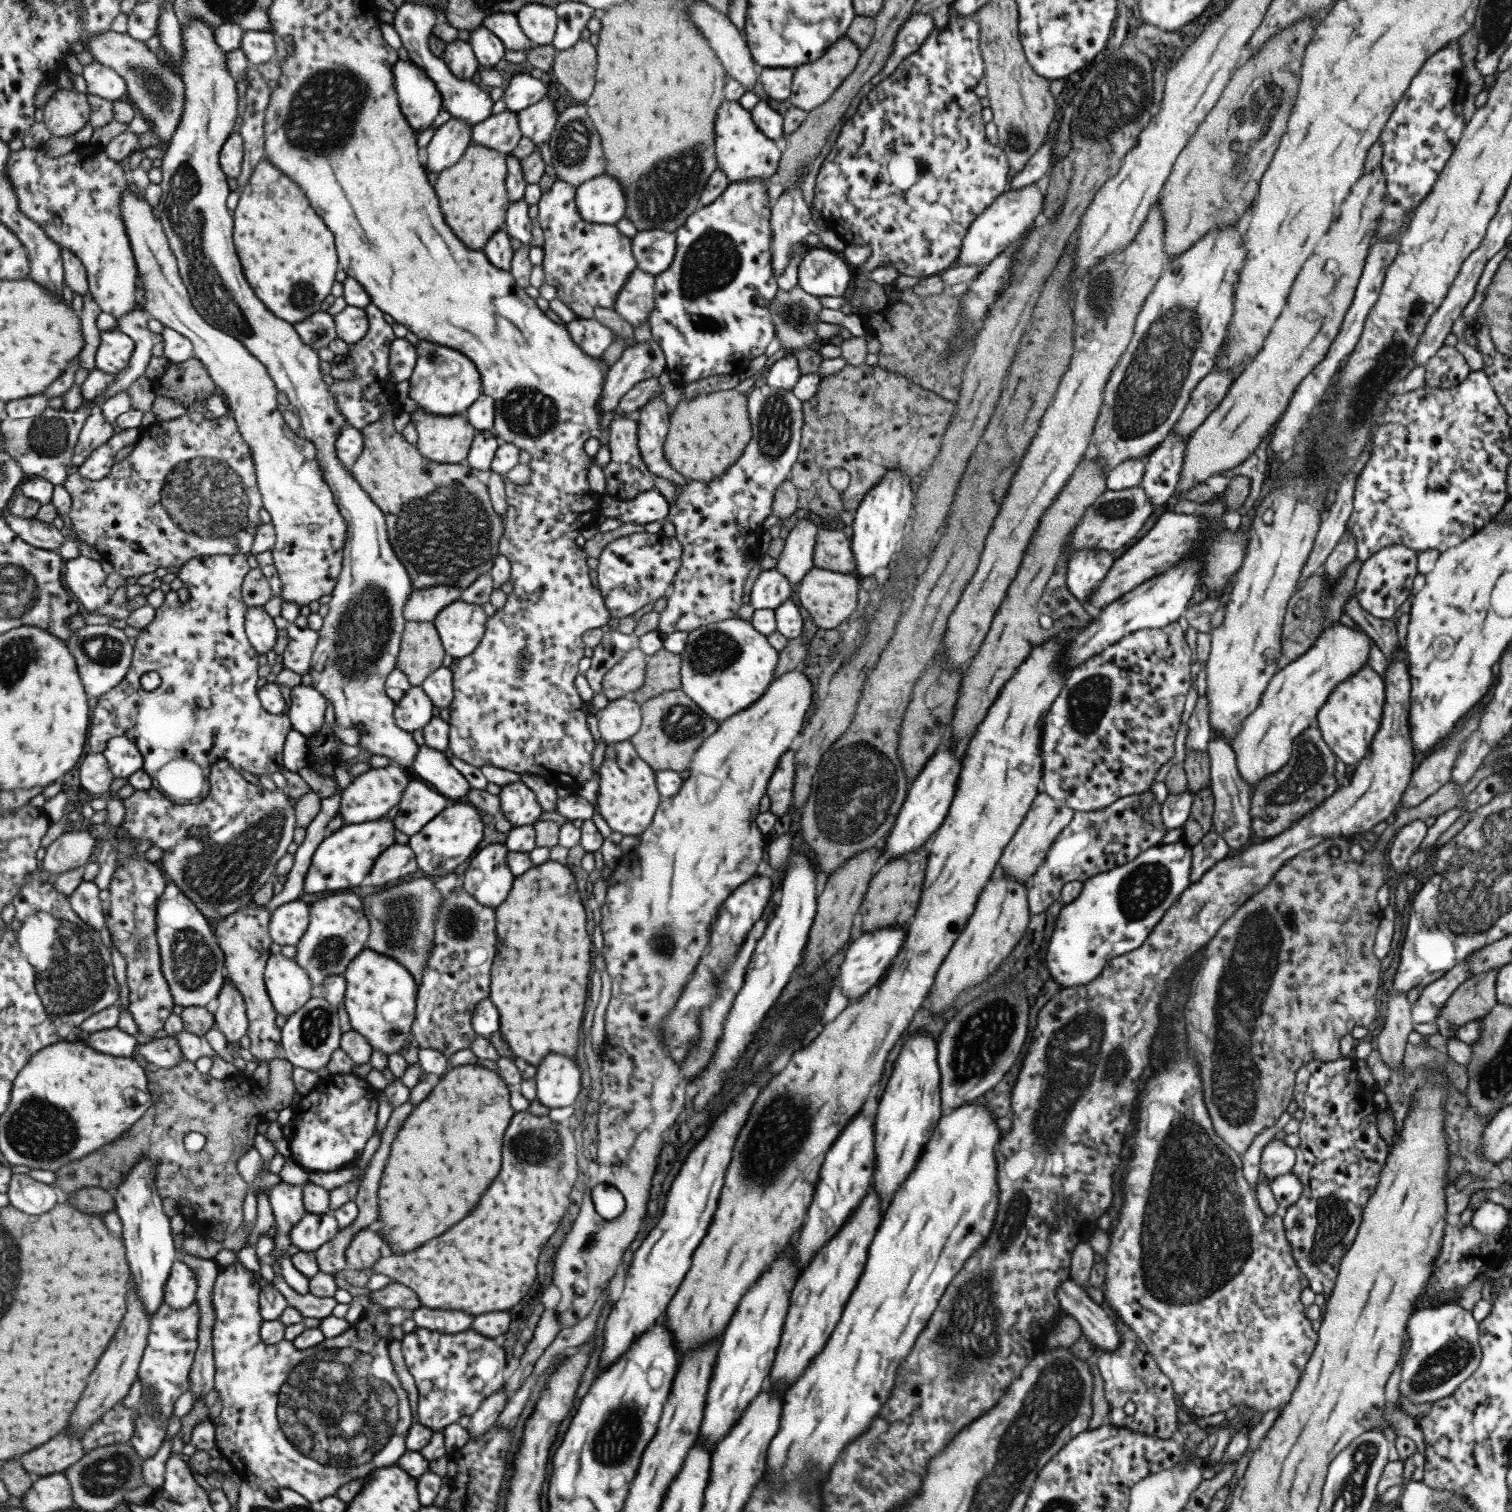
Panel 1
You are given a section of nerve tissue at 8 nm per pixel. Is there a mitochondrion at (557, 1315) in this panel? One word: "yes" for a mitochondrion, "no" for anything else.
no

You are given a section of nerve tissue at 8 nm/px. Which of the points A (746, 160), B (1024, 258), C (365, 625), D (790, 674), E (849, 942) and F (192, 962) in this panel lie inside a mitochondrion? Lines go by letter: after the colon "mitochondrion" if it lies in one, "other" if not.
A: other
B: mitochondrion
C: mitochondrion
D: other
E: other
F: mitochondrion

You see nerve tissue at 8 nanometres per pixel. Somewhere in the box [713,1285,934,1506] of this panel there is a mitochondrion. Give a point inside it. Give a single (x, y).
(874, 1474)

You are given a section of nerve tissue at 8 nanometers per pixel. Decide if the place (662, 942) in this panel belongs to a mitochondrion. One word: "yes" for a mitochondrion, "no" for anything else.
yes

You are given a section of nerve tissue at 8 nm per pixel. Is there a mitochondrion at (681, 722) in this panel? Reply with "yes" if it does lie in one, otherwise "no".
yes

